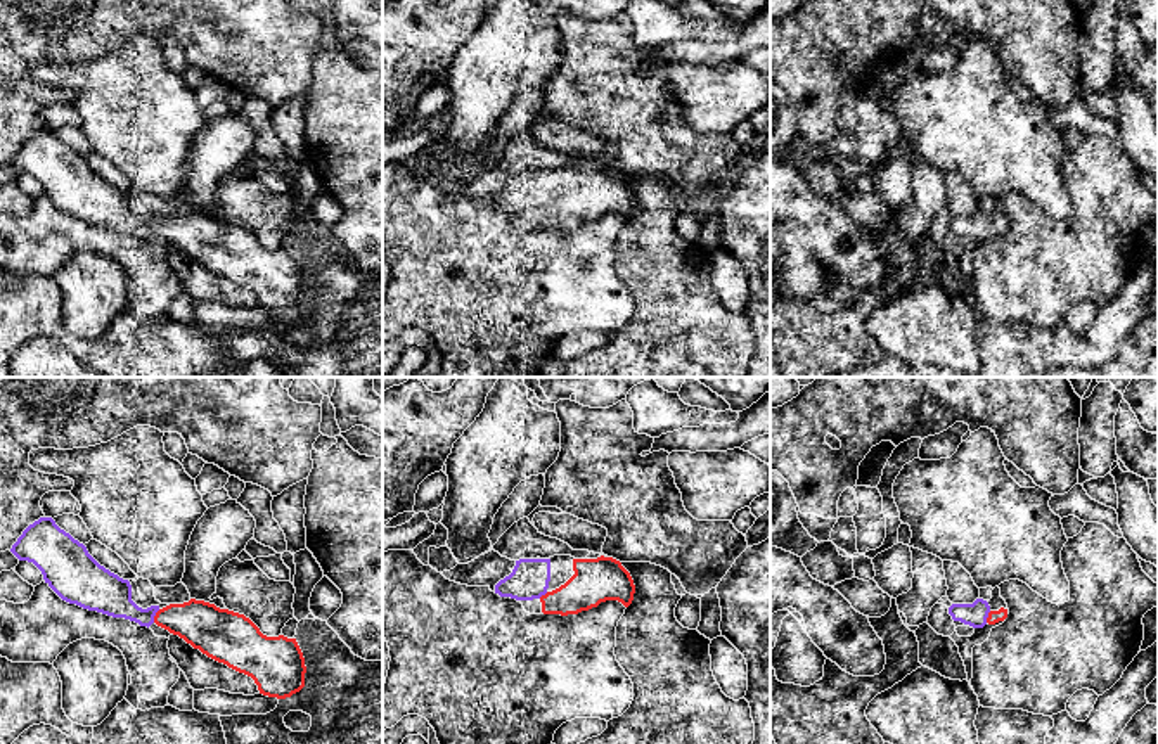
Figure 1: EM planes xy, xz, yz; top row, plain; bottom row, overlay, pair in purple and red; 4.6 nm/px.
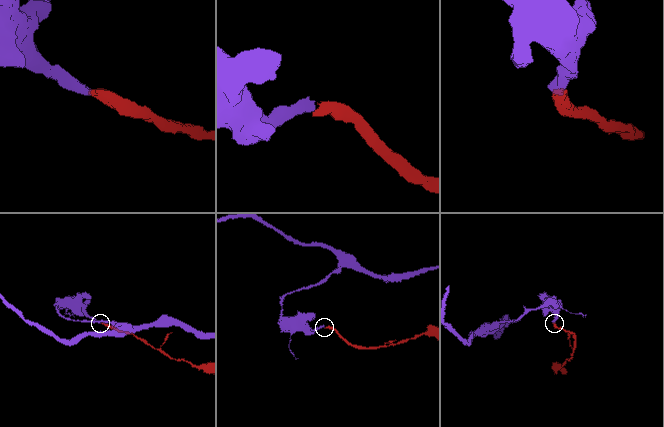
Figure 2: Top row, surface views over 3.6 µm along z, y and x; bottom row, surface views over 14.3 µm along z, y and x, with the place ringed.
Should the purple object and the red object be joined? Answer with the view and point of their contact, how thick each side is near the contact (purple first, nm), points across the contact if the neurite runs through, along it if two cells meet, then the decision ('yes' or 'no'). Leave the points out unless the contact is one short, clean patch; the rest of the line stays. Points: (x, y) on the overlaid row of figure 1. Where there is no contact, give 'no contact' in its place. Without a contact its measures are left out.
meets purple in xy at (154, 615); 190 nm thick on the purple side, 220 nm on the other; yes

